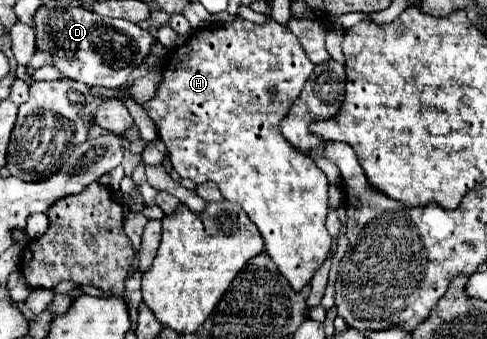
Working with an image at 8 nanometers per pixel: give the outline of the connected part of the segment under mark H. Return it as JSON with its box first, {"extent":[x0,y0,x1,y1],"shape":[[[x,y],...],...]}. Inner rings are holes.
{"extent":[143,17,333,291],"shape":[[[237,17],[225,29],[217,29],[213,23],[207,29],[195,31],[185,45],[175,47],[167,57],[167,69],[163,71],[157,95],[143,105],[159,129],[159,139],[167,147],[173,169],[197,185],[213,181],[227,201],[239,203],[257,225],[265,241],[265,253],[275,261],[279,273],[295,291],[311,283],[311,277],[319,265],[323,265],[333,245],[333,237],[325,229],[329,181],[325,173],[287,143],[279,131],[279,123],[299,97],[313,67],[299,39],[287,27],[273,19],[265,25],[255,25]],[[271,87],[275,87],[277,93],[271,93]]]}

